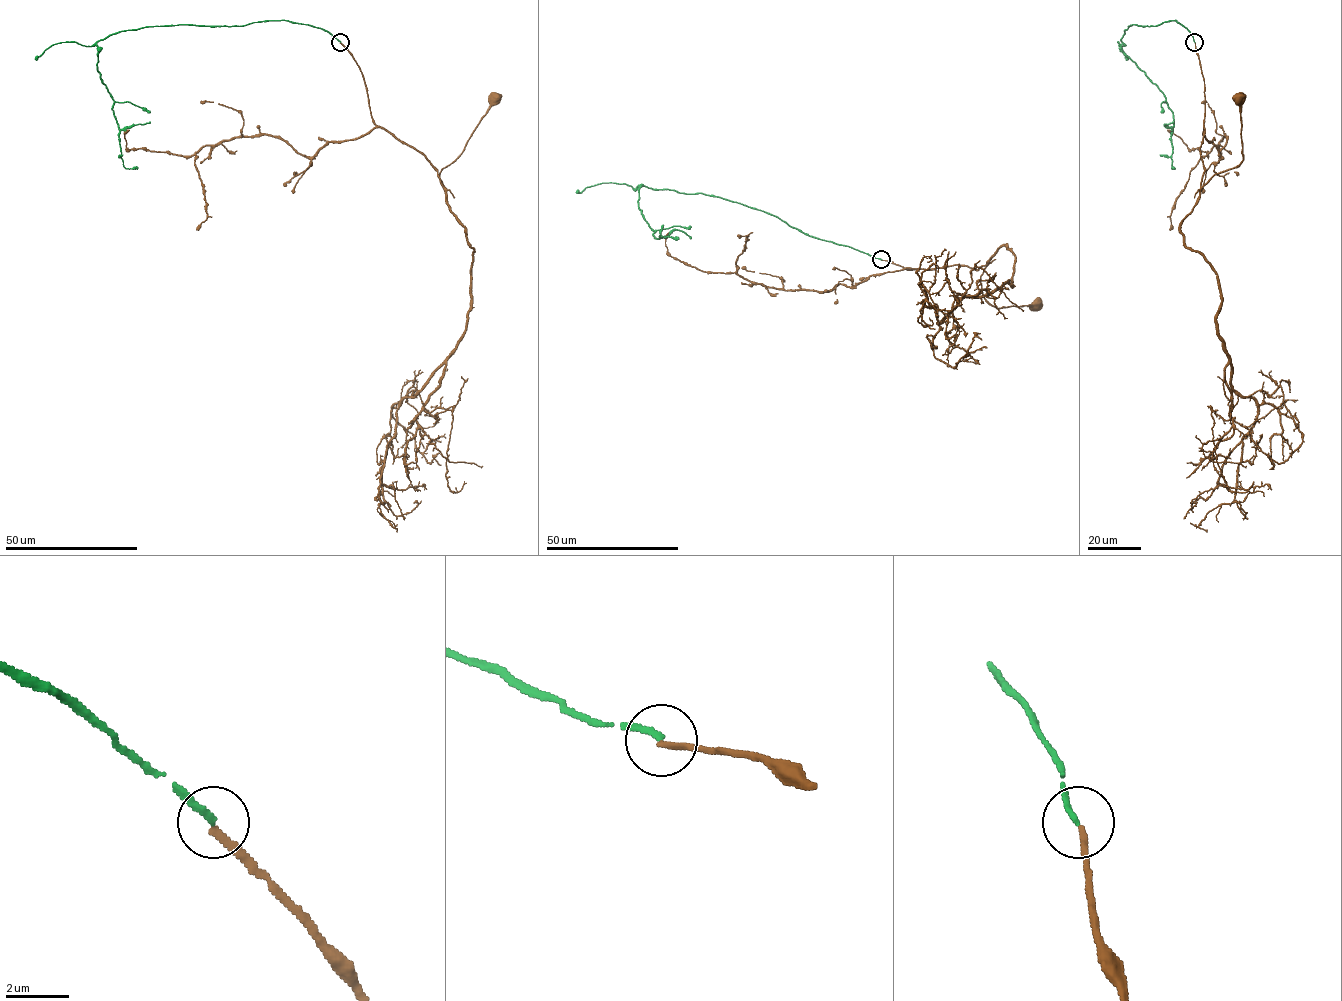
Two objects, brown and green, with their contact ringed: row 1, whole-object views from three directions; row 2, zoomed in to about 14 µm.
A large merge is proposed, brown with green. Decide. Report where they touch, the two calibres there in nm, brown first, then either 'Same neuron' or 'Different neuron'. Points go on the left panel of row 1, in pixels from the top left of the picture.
Place: (340, 42). Thickness 200 nm (brown) against 190 nm. Different neuron

